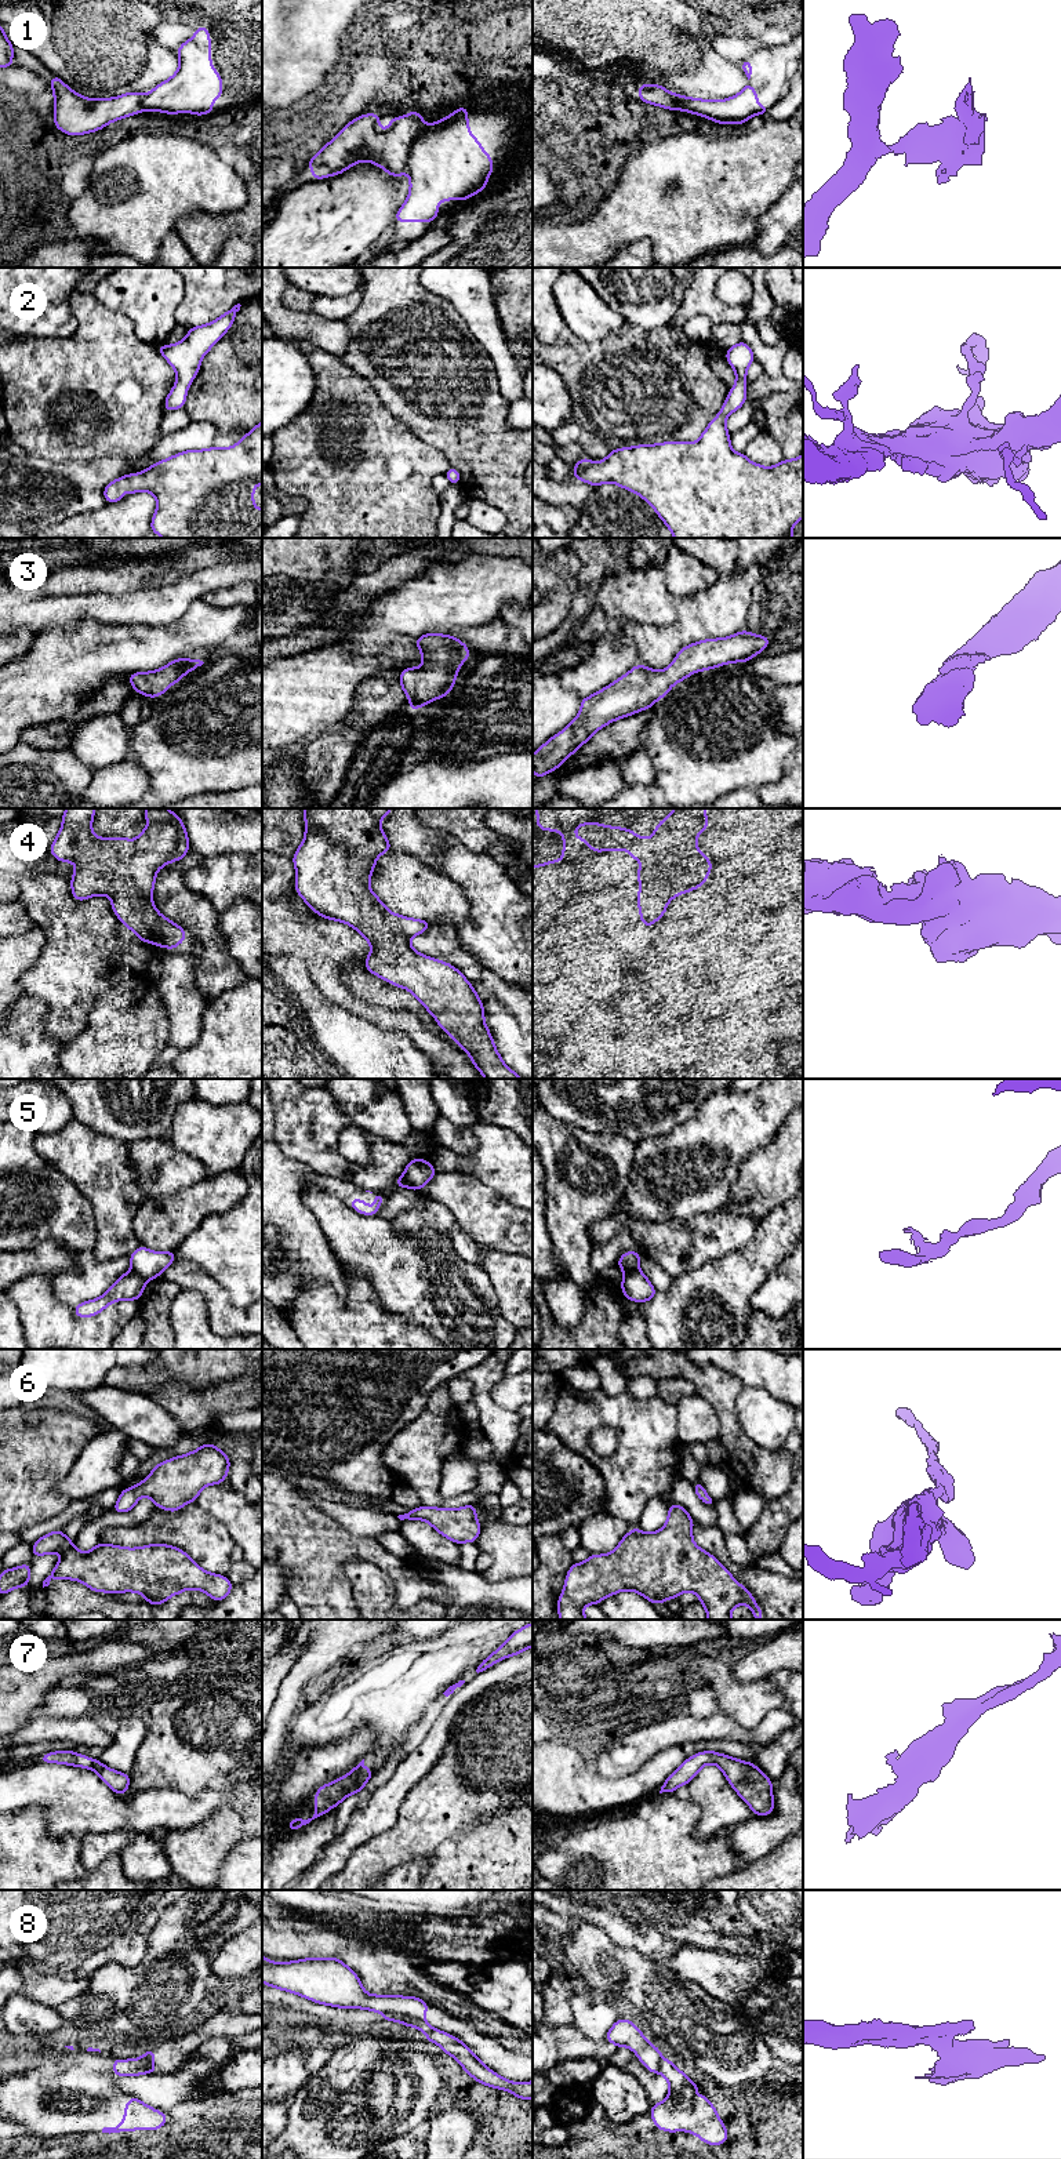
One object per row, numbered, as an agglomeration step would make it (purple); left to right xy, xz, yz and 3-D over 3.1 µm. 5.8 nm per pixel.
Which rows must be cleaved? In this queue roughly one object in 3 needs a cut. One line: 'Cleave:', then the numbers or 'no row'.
Cleave: 1, 5, 8

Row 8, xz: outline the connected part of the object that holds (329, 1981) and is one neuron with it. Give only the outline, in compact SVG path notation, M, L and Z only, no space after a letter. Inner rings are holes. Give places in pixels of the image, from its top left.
M262 1956L262 1982L341 2009L366 2009L419 2021L425 2021L428 2011L428 2003L414 1996L367 1993L357 1974L337 1958L277 1963Z

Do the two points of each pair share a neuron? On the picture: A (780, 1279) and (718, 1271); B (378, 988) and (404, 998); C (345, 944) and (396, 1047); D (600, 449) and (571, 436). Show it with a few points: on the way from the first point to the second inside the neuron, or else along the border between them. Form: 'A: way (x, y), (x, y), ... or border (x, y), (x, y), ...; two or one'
A: border (788, 1256), (751, 1296), (749, 1305); two
B: way (385, 995), (398, 998); one
C: border (360, 1017), (387, 1031), (404, 1032), (418, 1047); two
D: way (593, 449), (578, 436); one

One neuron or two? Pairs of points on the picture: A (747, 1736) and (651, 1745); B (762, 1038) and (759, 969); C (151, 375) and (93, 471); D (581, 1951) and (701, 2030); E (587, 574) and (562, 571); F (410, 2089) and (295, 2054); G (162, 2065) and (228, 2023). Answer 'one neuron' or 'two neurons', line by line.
A: one neuron
B: two neurons
C: two neurons
D: one neuron
E: two neurons
F: two neurons
G: one neuron

